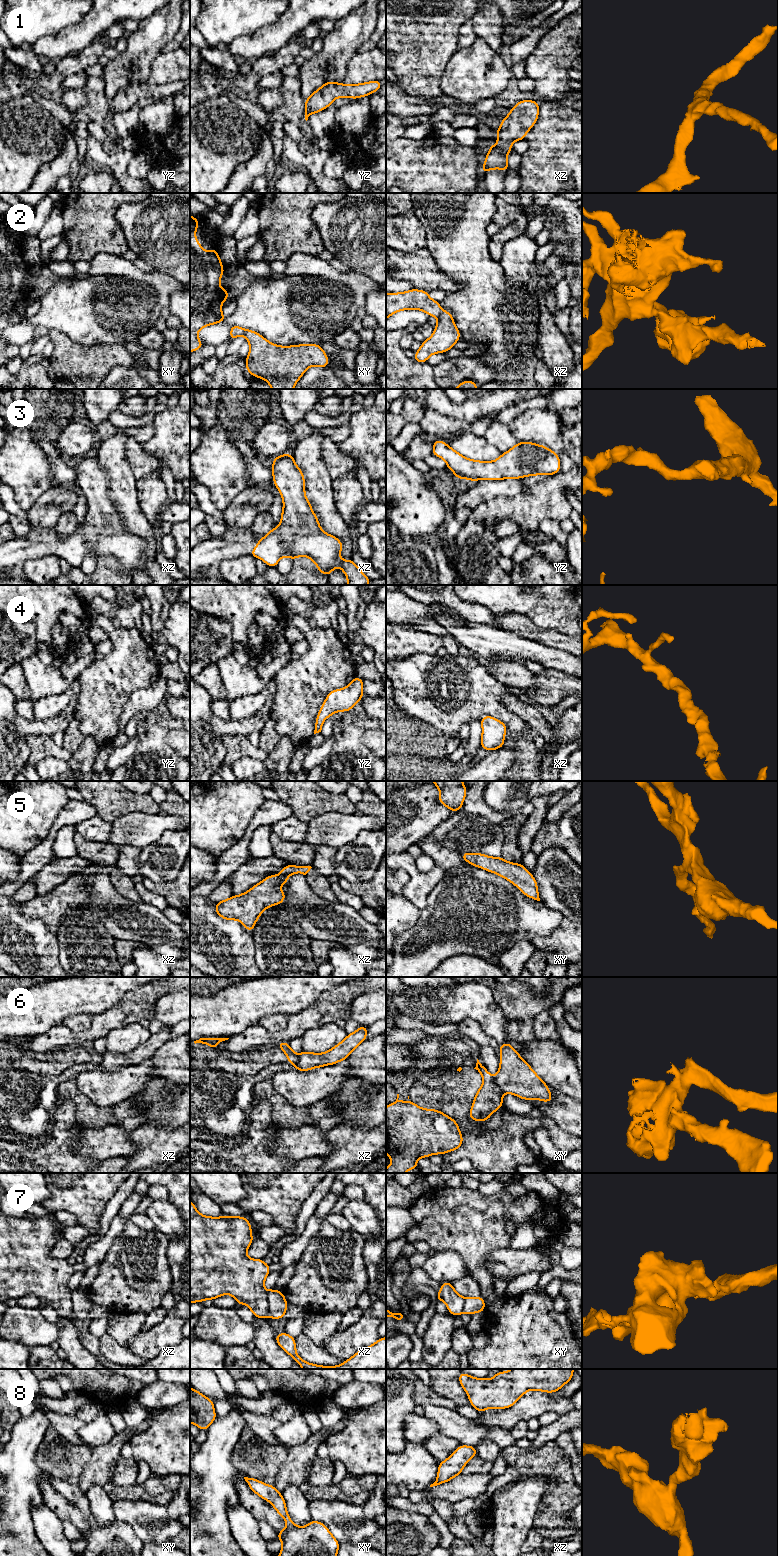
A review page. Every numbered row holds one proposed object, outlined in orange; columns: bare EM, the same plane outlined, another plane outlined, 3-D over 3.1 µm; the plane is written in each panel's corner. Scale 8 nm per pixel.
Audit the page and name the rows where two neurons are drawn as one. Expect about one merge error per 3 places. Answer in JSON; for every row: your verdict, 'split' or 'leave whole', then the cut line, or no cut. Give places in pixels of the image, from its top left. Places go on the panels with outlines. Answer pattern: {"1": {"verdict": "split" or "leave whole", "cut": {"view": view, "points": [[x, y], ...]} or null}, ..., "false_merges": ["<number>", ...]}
{"1": {"verdict": "leave whole", "cut": null}, "2": {"verdict": "split", "cut": {"view": "xy", "points": [[245, 329], [243, 334]]}}, "3": {"verdict": "leave whole", "cut": null}, "4": {"verdict": "leave whole", "cut": null}, "5": {"verdict": "leave whole", "cut": null}, "6": {"verdict": "split", "cut": {"view": "xy", "points": [[493, 1078], [503, 1093]]}}, "7": {"verdict": "split", "cut": {"view": "xz", "points": [[267, 1292], [267, 1314], [265, 1316]]}}, "8": {"verdict": "leave whole", "cut": null}, "false_merges": ["2", "6", "7"]}

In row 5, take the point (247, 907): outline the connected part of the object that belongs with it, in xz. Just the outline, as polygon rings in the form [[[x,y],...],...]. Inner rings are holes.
[[[288,864],[278,875],[270,875],[250,890],[237,896],[217,902],[215,912],[224,920],[238,920],[245,929],[252,932],[257,919],[266,908],[282,904],[285,892],[277,887],[287,884],[287,879],[294,873],[306,875],[311,866],[295,866]]]

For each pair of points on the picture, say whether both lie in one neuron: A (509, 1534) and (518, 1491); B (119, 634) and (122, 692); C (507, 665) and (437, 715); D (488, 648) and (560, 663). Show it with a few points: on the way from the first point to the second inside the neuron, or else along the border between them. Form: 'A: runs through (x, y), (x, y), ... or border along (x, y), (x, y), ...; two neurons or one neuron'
A: runs through (511, 1523), (515, 1506), (518, 1502); one neuron
B: runs through (122, 648), (122, 678); one neuron
C: border along (491, 673), (506, 686); two neurons
D: runs through (506, 648), (520, 648), (542, 654); one neuron

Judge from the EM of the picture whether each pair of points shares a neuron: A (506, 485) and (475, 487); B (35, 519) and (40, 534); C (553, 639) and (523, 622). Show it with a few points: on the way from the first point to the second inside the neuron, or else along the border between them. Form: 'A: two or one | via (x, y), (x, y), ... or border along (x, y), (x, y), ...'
A: one | via (498, 487), (483, 487)
B: two | border along (53, 527), (32, 528)
C: one | via (546, 636), (539, 635), (530, 629)

